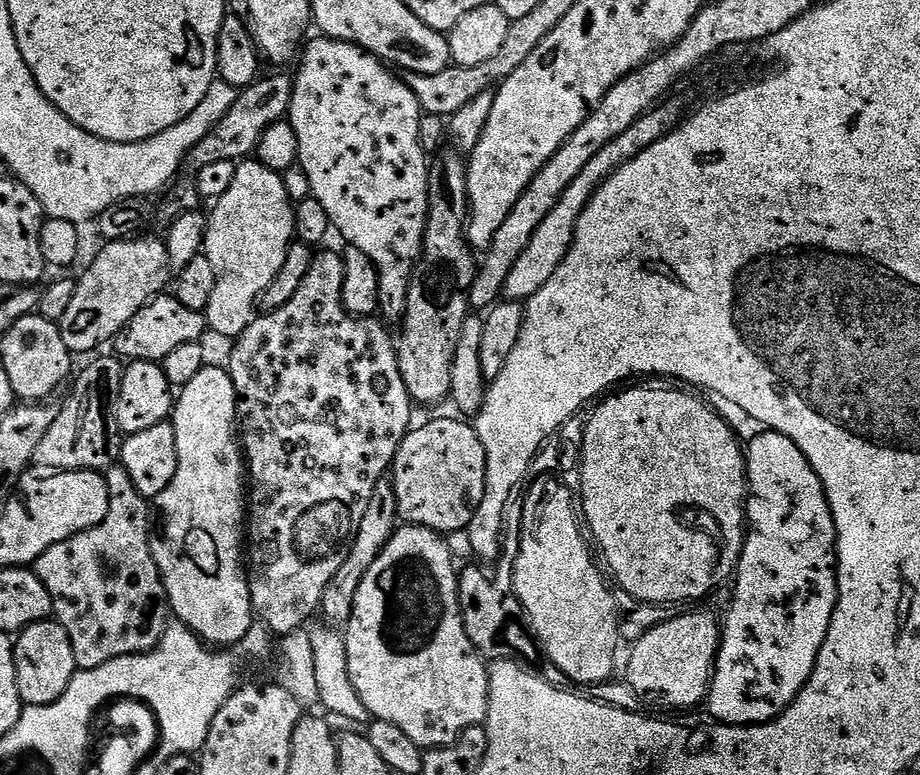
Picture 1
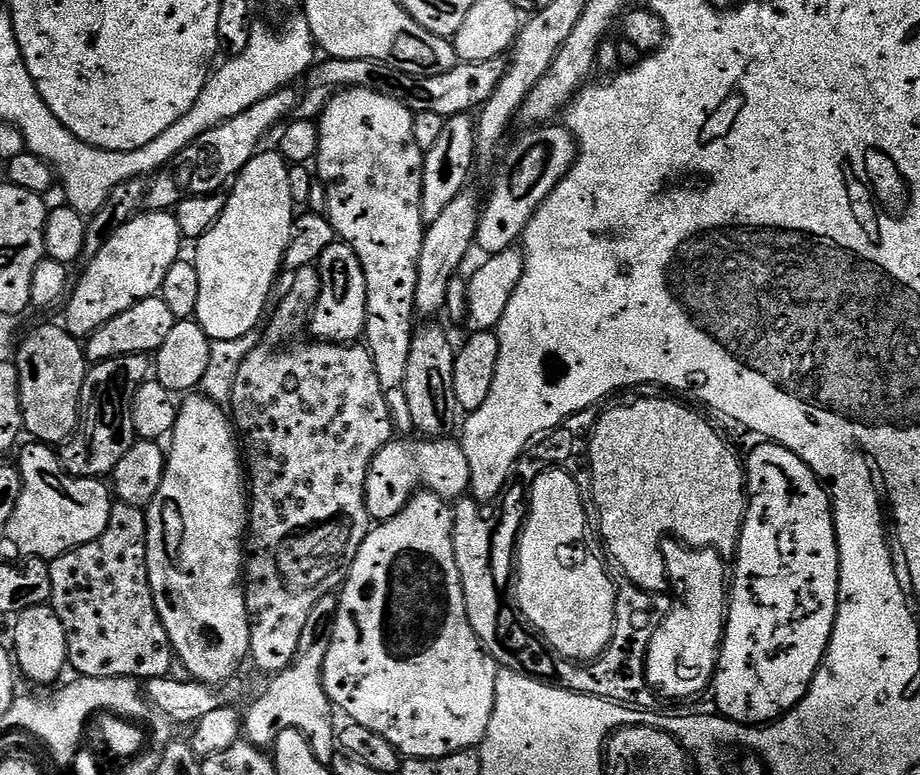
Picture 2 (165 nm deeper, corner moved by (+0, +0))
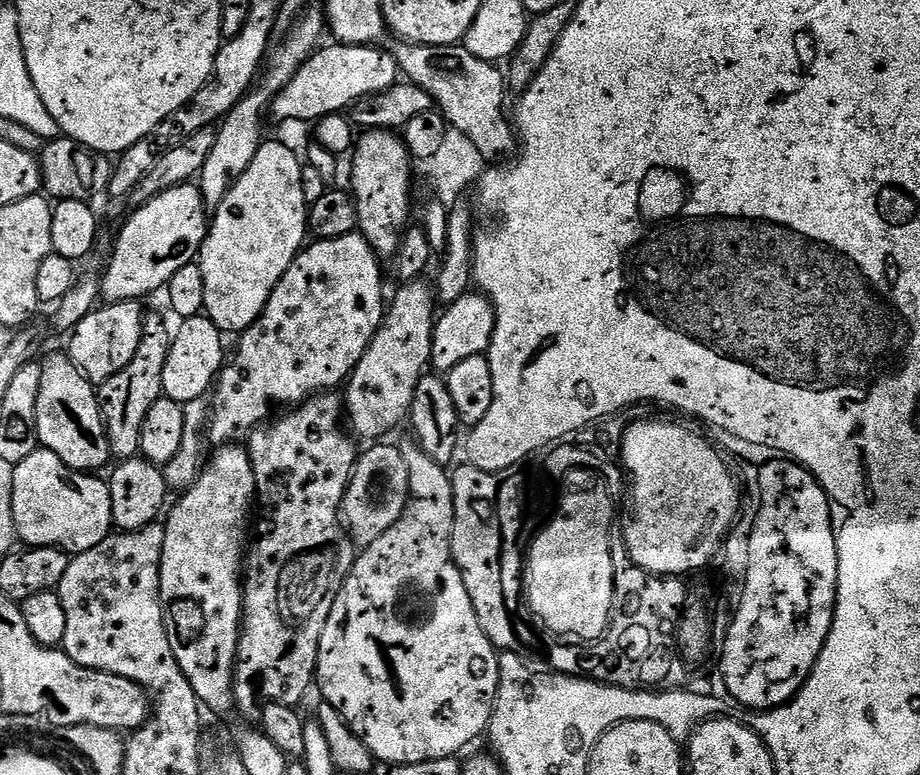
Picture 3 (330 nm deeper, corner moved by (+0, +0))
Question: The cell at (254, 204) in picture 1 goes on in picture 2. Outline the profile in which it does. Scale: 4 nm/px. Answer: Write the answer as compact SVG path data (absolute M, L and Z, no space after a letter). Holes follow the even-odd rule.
M279 151L257 152L255 158L240 171L240 175L231 185L232 193L227 193L224 212L218 218L218 222L205 236L195 241L194 263L198 270L198 306L194 319L202 326L202 330L211 341L240 338L256 330L260 324L259 320L265 319L264 307L268 304L268 295L276 284L276 275L282 272L284 255L293 238L294 205L290 198L289 167L288 161Z

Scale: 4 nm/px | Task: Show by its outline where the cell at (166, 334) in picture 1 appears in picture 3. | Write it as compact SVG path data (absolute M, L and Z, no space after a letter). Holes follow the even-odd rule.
M127 300L117 304L105 303L86 314L86 318L82 318L82 322L78 322L78 326L72 329L72 341L66 348L66 355L74 362L74 366L78 366L78 370L82 370L82 374L92 385L104 384L110 378L114 378L114 374L126 370L134 354L138 354L146 315L145 309L142 310L140 307L142 304L138 300Z

